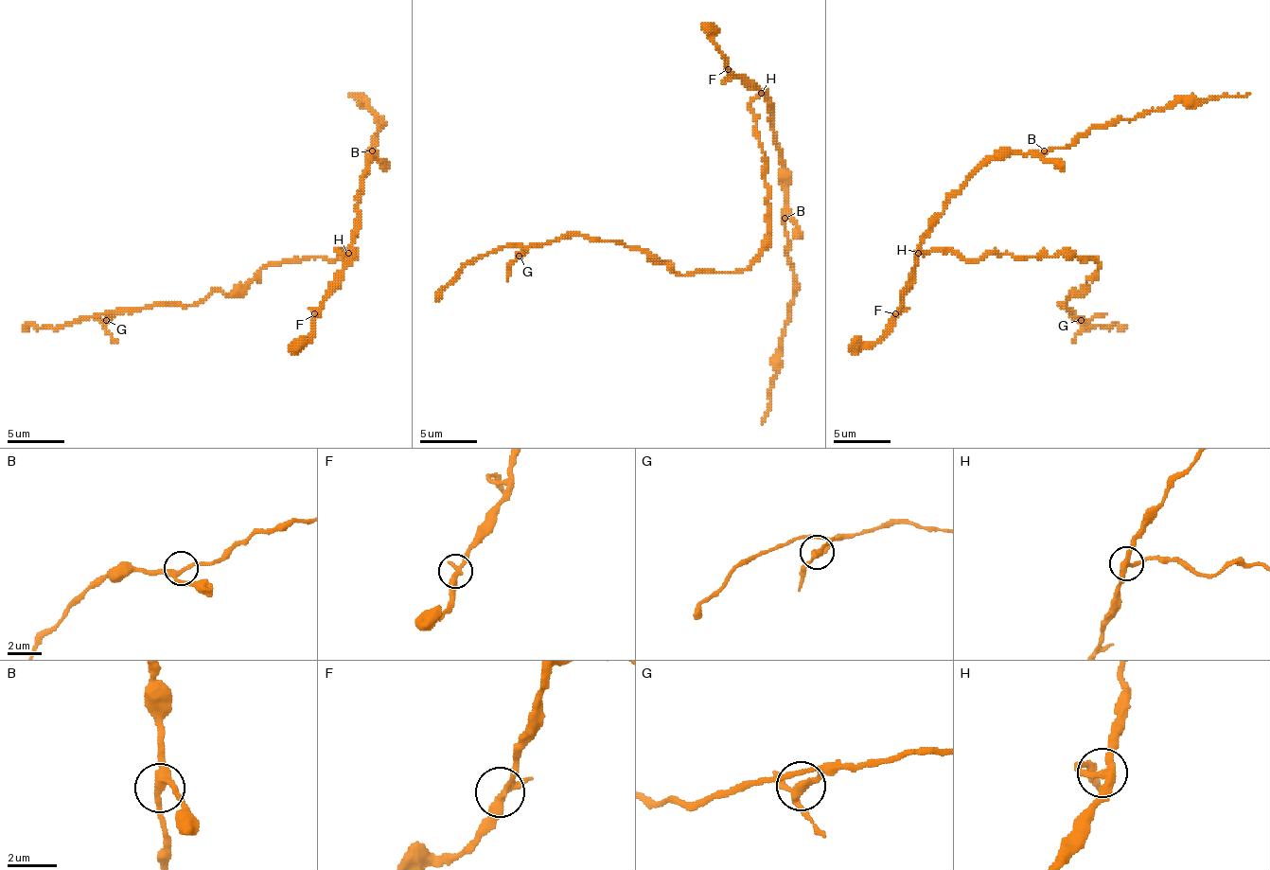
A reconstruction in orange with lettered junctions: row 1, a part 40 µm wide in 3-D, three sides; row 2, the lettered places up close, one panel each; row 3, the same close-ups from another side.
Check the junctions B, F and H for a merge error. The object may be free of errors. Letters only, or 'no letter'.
H

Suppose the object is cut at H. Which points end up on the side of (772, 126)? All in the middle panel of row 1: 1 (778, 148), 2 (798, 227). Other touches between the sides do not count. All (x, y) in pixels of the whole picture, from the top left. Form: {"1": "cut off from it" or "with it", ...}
{"1": "with it", "2": "with it"}

